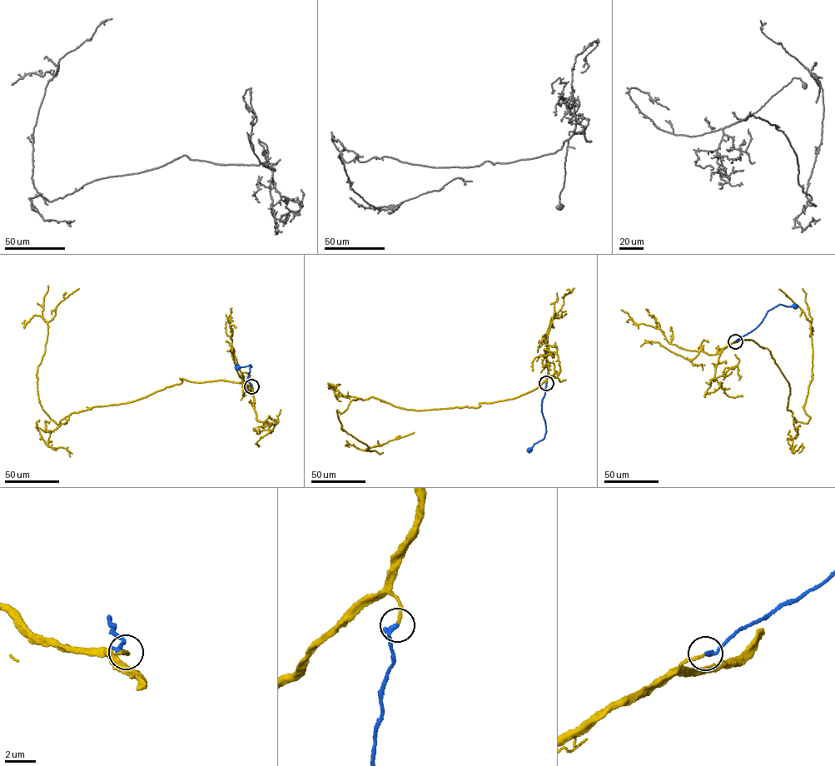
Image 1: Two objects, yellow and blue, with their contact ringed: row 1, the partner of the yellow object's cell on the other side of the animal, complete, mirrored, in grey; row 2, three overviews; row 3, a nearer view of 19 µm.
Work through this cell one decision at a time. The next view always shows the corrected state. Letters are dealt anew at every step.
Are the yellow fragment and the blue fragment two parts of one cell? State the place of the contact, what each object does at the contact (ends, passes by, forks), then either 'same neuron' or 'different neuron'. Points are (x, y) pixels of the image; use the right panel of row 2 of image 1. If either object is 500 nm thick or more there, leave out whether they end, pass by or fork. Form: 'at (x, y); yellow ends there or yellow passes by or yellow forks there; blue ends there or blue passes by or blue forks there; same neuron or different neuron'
at (735, 341); yellow ends there; blue ends there; same neuron

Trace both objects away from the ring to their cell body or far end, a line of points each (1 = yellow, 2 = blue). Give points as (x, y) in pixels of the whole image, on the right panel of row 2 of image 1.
1: (735, 340), (750, 340), (769, 350), (790, 388), (787, 409), (797, 422), (807, 422), (810, 323), (778, 289)
2: (735, 341), (754, 329), (769, 310), (778, 305), (794, 305)

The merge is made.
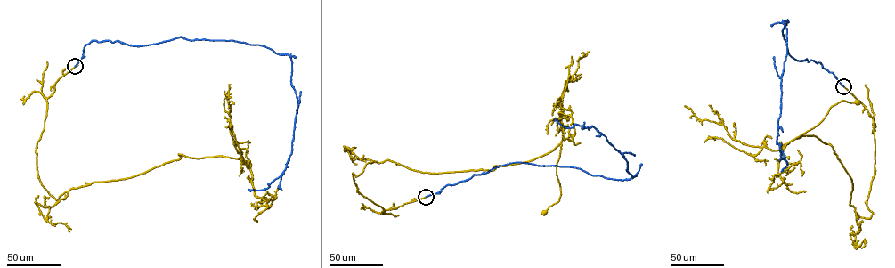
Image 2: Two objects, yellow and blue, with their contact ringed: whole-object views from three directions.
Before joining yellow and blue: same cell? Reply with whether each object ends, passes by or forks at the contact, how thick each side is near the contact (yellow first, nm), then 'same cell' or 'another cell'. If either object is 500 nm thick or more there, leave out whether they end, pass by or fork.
yellow passes by; blue ends there; 240 nm thick on the yellow side, 200 nm on the other; another cell

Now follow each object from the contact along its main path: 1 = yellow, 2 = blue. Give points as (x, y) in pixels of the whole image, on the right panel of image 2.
1: (843, 86), (873, 119), (869, 218), (850, 205), (852, 182), (833, 147), (795, 138), (832, 106), (857, 101)
2: (843, 86), (819, 62), (788, 53), (784, 20), (787, 52), (777, 142), (787, 163), (782, 170)

